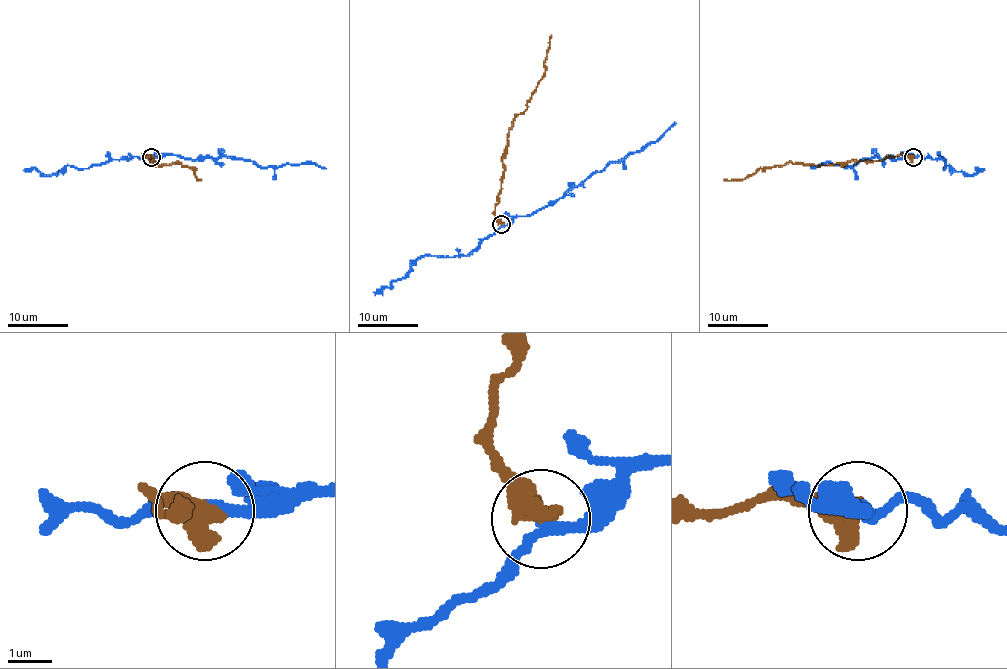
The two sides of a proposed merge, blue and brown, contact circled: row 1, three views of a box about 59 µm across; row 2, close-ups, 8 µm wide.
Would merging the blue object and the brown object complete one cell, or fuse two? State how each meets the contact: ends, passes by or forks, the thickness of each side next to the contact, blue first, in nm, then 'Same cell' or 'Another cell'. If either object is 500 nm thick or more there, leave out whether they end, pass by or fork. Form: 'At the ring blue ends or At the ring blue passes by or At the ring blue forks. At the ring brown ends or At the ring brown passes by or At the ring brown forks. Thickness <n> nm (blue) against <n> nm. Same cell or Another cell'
Thickness 220 nm (blue) against 650 nm. Another cell

